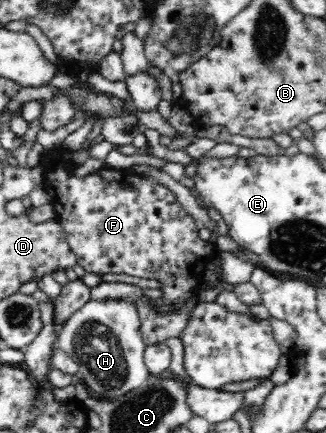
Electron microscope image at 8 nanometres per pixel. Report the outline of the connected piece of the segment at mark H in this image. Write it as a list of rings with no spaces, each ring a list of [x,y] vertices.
[[[91,299],[59,326],[55,346],[67,353],[77,363],[78,372],[83,376],[84,384],[91,395],[107,400],[117,398],[139,388],[150,376],[143,358],[143,348],[146,344],[140,331],[141,323],[138,305],[133,301]]]

